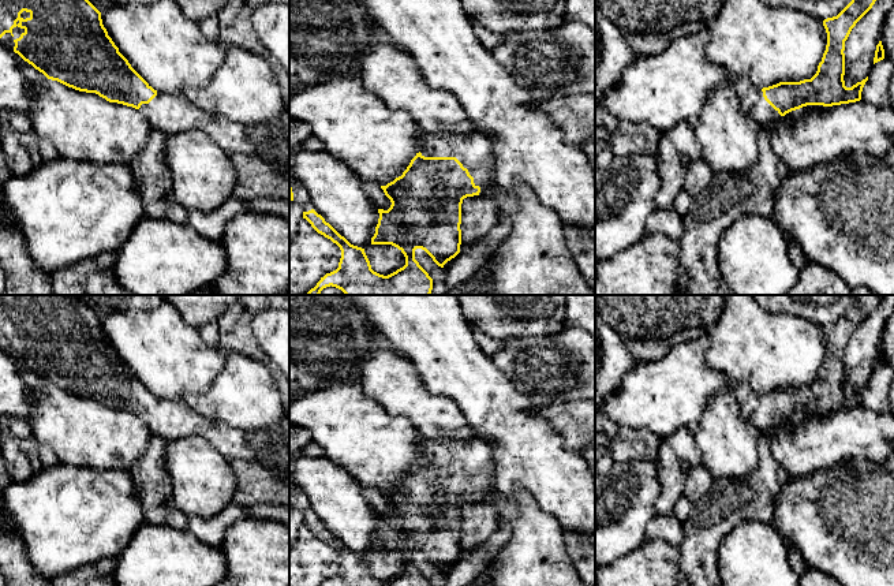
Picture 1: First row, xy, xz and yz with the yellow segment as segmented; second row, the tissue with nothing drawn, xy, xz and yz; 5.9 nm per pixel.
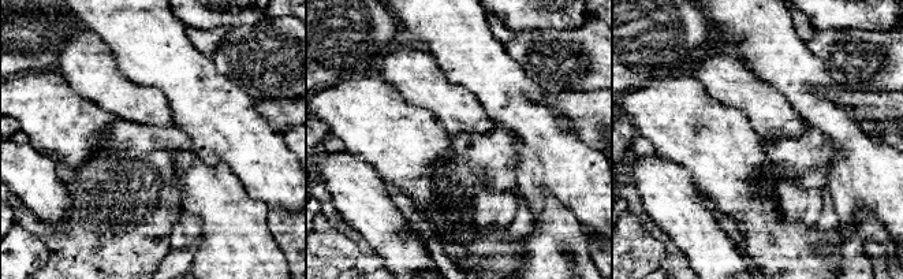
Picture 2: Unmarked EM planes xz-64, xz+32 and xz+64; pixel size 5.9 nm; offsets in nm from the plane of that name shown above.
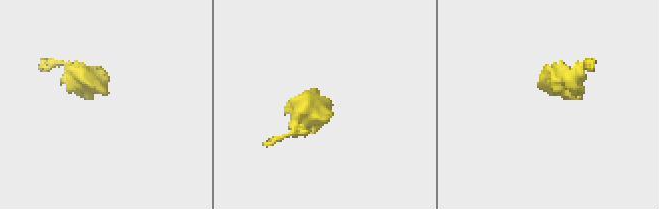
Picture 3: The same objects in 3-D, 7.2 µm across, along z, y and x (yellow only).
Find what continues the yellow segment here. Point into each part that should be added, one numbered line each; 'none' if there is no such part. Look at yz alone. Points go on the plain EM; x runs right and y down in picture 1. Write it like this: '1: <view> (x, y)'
1: yz (751, 403)

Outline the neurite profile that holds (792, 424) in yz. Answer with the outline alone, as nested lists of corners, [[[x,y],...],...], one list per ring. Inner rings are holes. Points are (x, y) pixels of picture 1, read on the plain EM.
[[[807,411],[807,413],[803,413],[800,415],[792,417],[792,418],[789,418],[783,422],[785,423],[785,430],[788,433],[792,433],[798,426],[804,425],[805,422],[808,422],[811,419],[815,419],[815,418],[819,418],[819,417],[823,417],[823,415],[827,415],[827,414],[828,413],[823,413],[823,411]]]

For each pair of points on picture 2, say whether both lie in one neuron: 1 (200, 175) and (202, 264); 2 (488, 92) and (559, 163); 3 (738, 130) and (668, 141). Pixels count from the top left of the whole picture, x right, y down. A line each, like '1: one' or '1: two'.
1: one
2: one
3: one

